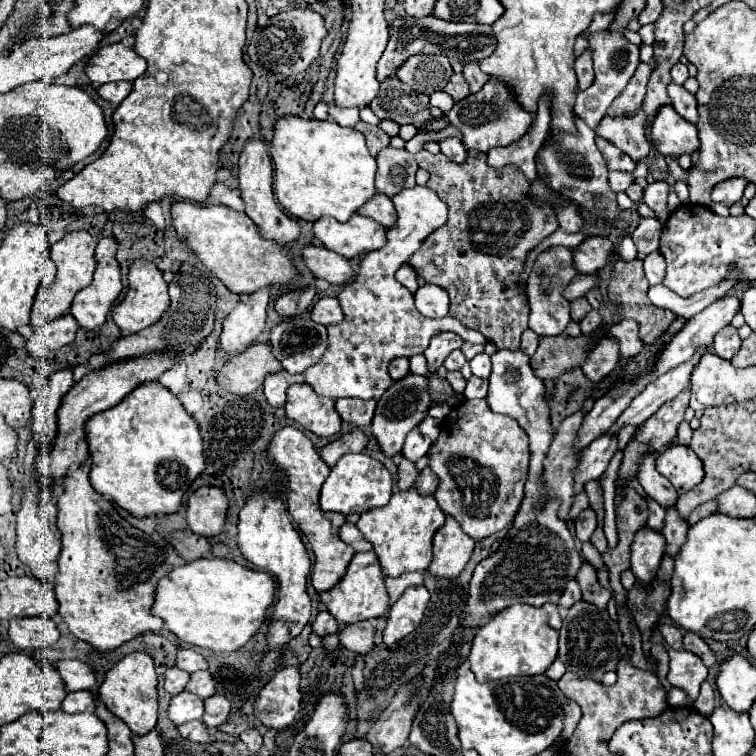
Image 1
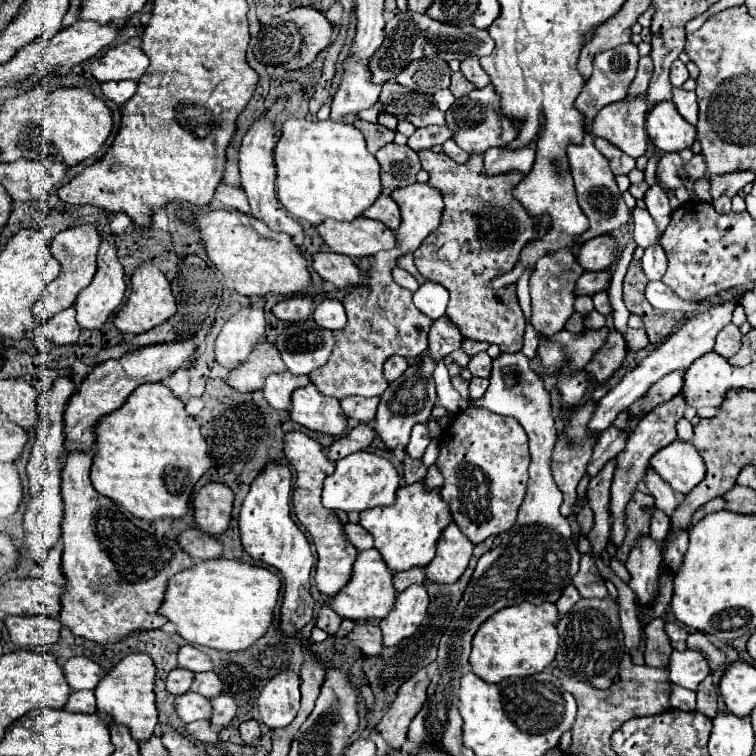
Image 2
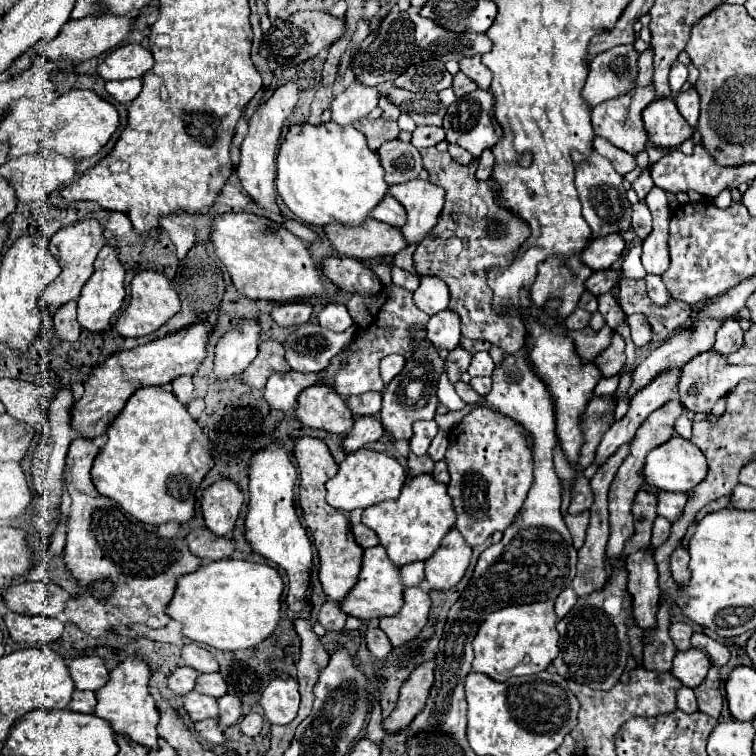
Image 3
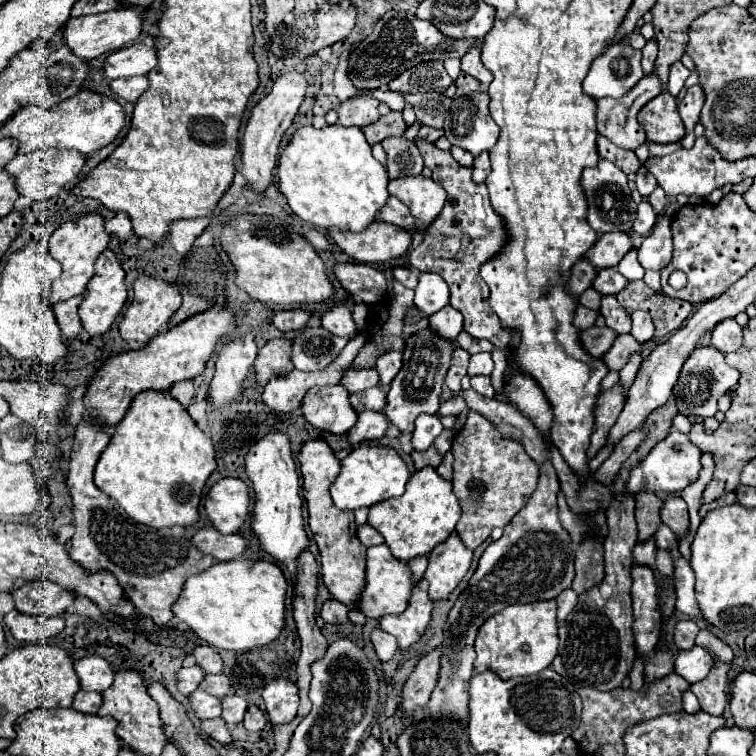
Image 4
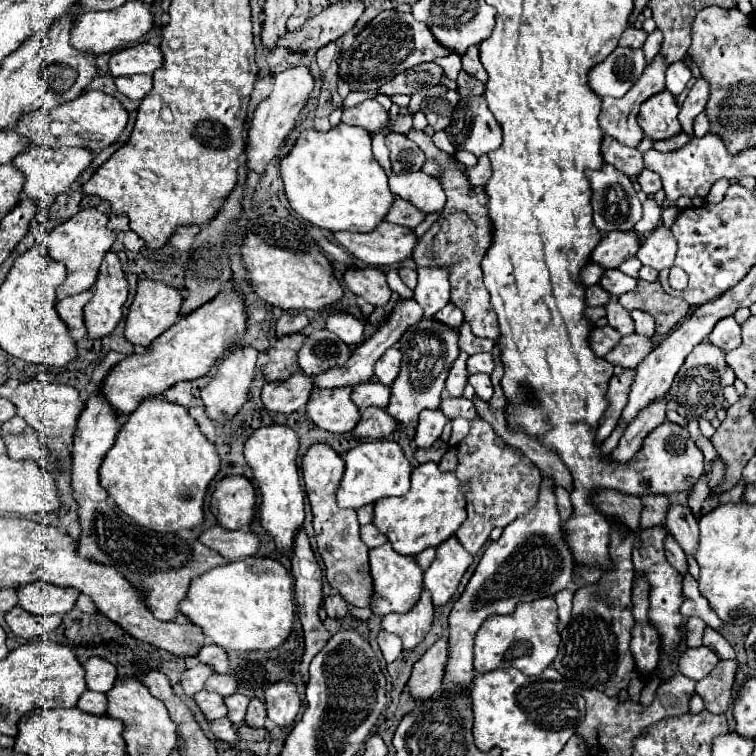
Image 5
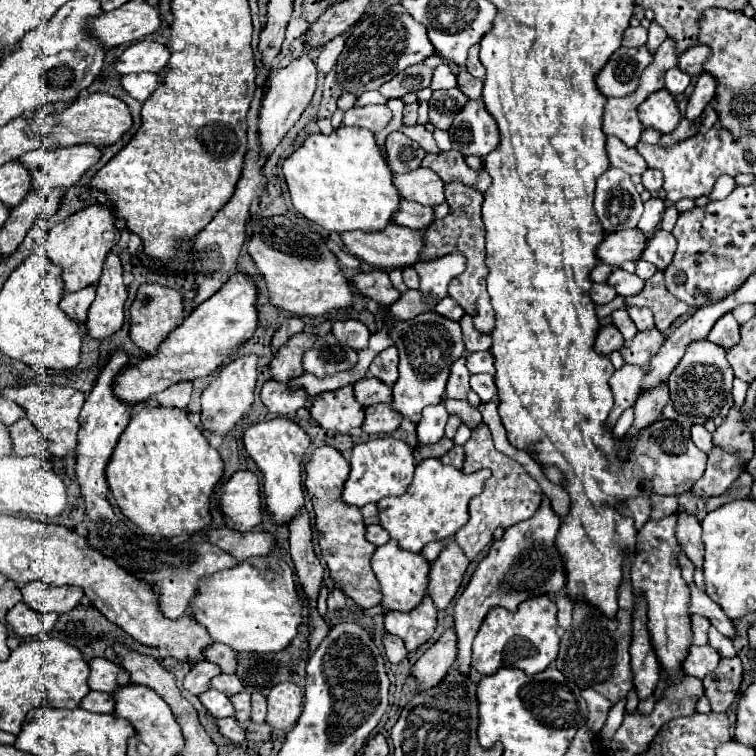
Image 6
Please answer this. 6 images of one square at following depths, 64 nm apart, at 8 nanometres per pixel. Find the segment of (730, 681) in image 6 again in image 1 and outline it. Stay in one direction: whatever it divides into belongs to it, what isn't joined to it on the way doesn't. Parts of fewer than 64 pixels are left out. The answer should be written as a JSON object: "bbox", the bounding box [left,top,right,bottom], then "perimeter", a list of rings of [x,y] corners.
{"bbox":[694,682,714,716],"perimeter":[[[708,682],[702,684],[700,696],[698,696],[698,700],[694,702],[694,708],[696,708],[702,716],[710,716],[710,714],[712,714],[712,710],[714,710],[714,690],[712,690],[712,686],[710,686]]]}

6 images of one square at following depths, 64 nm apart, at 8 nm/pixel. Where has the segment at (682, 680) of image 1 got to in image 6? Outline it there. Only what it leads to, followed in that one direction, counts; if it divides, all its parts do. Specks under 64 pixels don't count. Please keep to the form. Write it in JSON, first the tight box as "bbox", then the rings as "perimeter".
{"bbox":[684,646,720,678],"perimeter":[[[692,646],[684,660],[684,674],[704,678],[718,666],[720,654],[712,646]]]}

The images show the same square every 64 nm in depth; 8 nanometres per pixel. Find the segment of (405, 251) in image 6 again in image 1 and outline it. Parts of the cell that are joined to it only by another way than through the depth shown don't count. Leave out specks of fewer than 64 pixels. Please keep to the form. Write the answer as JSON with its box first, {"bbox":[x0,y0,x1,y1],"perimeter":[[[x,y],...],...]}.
{"bbox":[312,214,386,258],"perimeter":[[[360,214],[352,216],[348,222],[322,216],[314,222],[312,232],[322,242],[322,246],[344,258],[354,258],[386,244],[386,228]]]}

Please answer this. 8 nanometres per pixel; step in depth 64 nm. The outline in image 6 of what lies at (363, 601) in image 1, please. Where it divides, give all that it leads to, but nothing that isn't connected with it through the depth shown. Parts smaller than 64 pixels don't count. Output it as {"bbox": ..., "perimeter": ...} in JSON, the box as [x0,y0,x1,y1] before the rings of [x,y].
{"bbox":[372,540,430,612],"perimeter":[[[390,540],[384,546],[378,546],[372,554],[372,570],[380,582],[380,592],[382,592],[382,606],[386,610],[398,610],[398,612],[408,612],[420,604],[420,600],[426,594],[428,588],[428,572],[430,564],[422,554],[412,554],[404,552],[398,548],[394,540]]]}

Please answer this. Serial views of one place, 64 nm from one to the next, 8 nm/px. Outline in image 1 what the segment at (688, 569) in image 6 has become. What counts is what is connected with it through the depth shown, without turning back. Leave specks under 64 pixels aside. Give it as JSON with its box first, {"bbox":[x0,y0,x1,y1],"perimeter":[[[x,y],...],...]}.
{"bbox":[646,496,664,532],"perimeter":[[[646,496],[646,500],[648,500],[648,528],[660,532],[662,530],[662,520],[664,520],[664,508],[648,496]]]}

